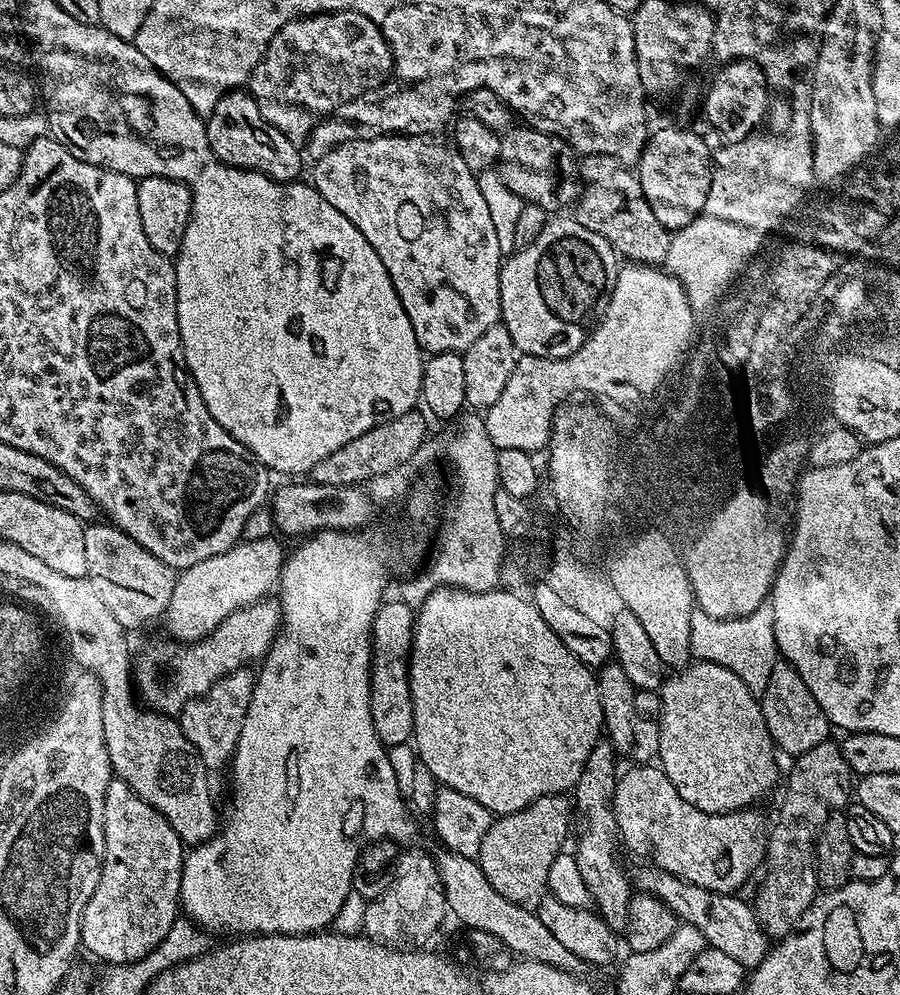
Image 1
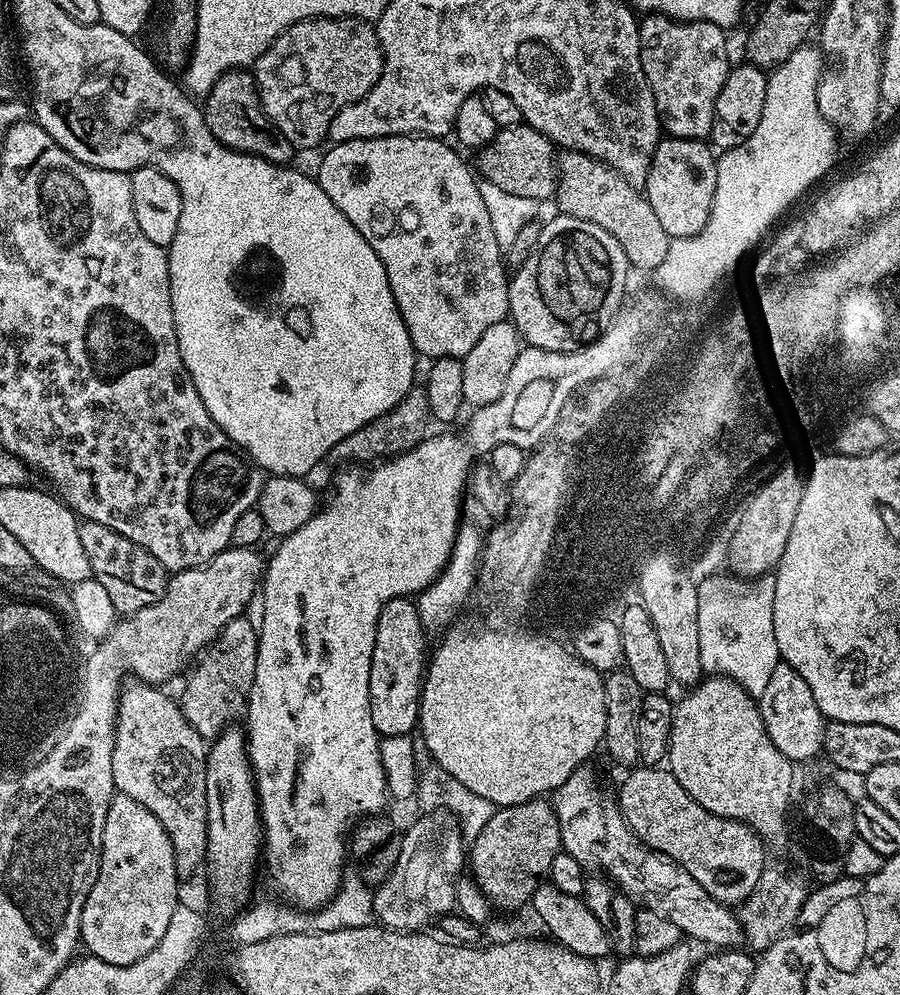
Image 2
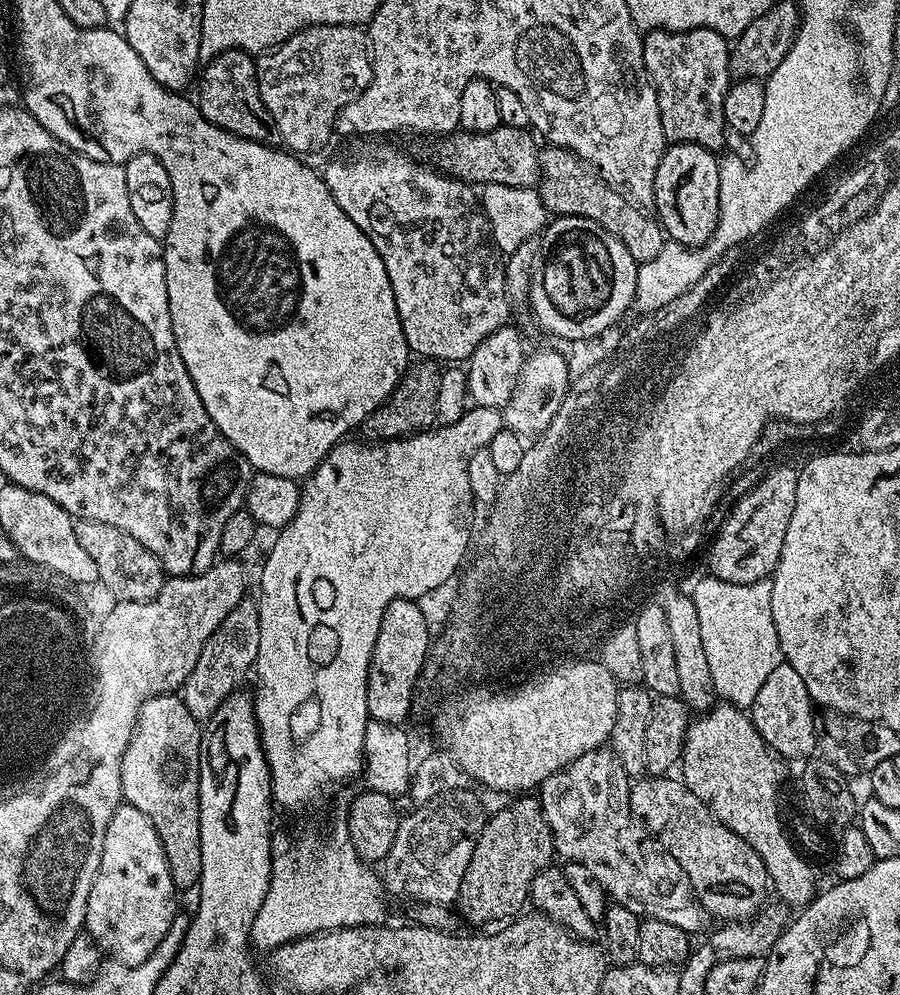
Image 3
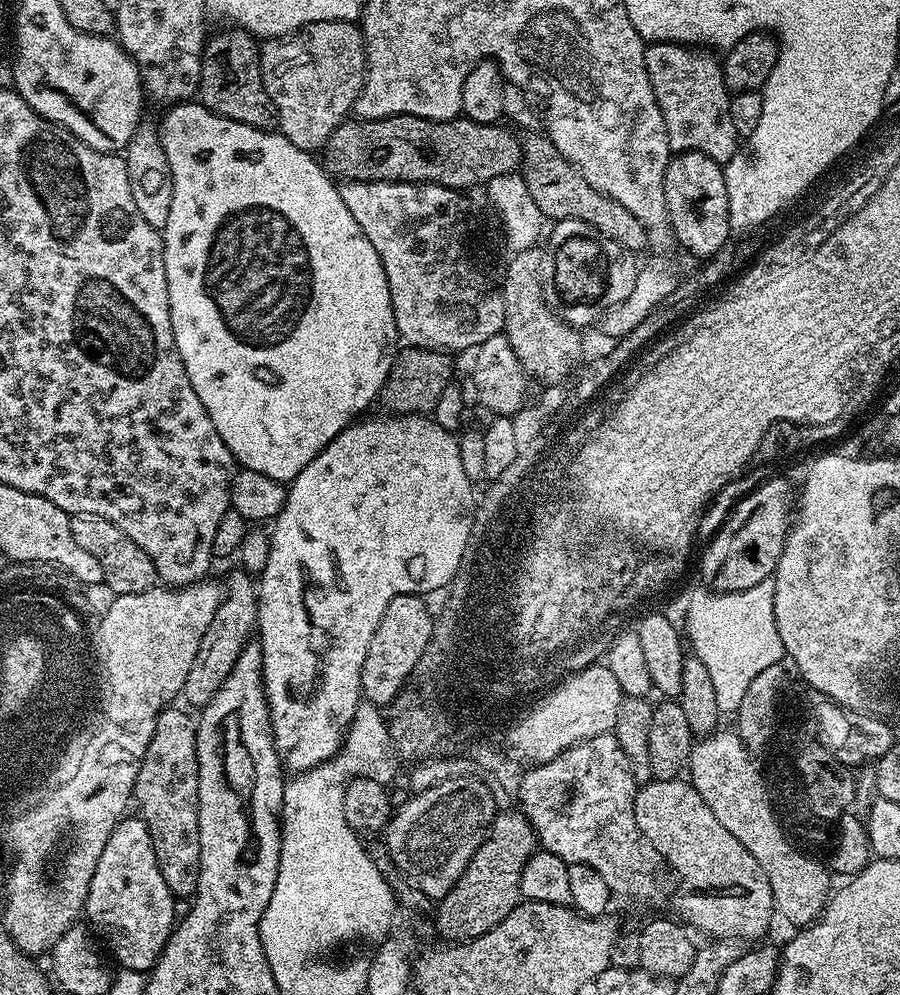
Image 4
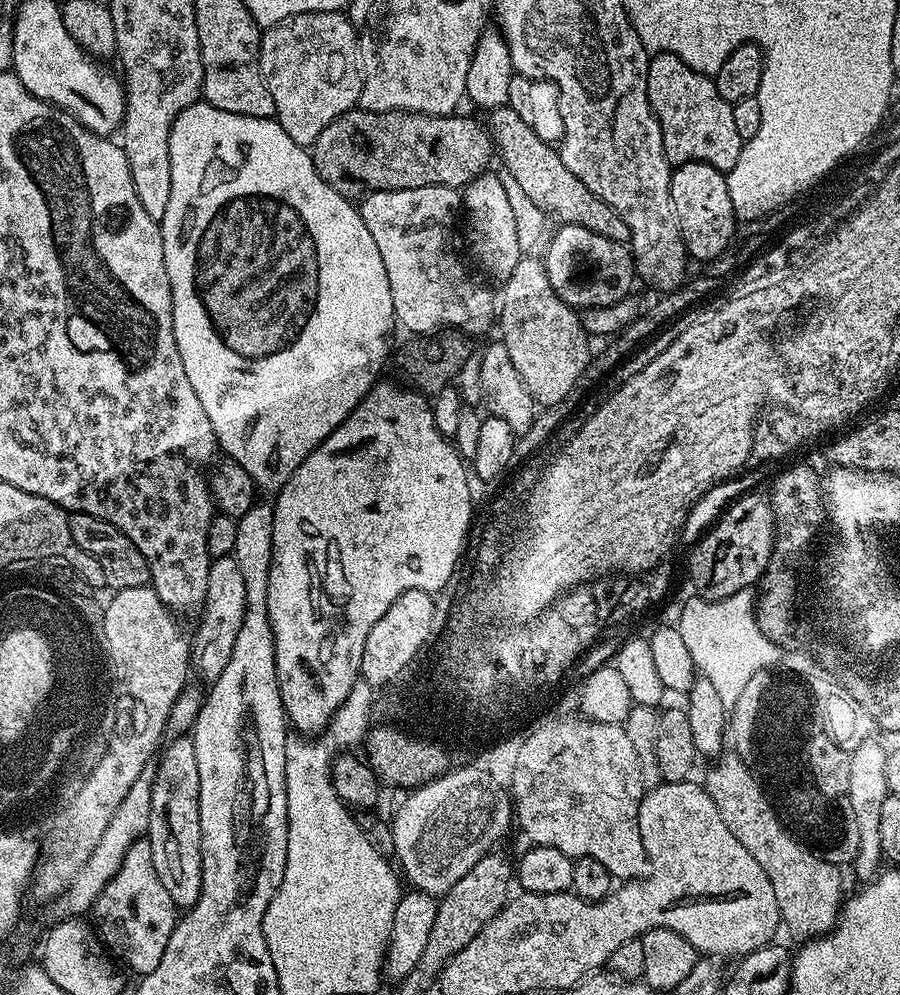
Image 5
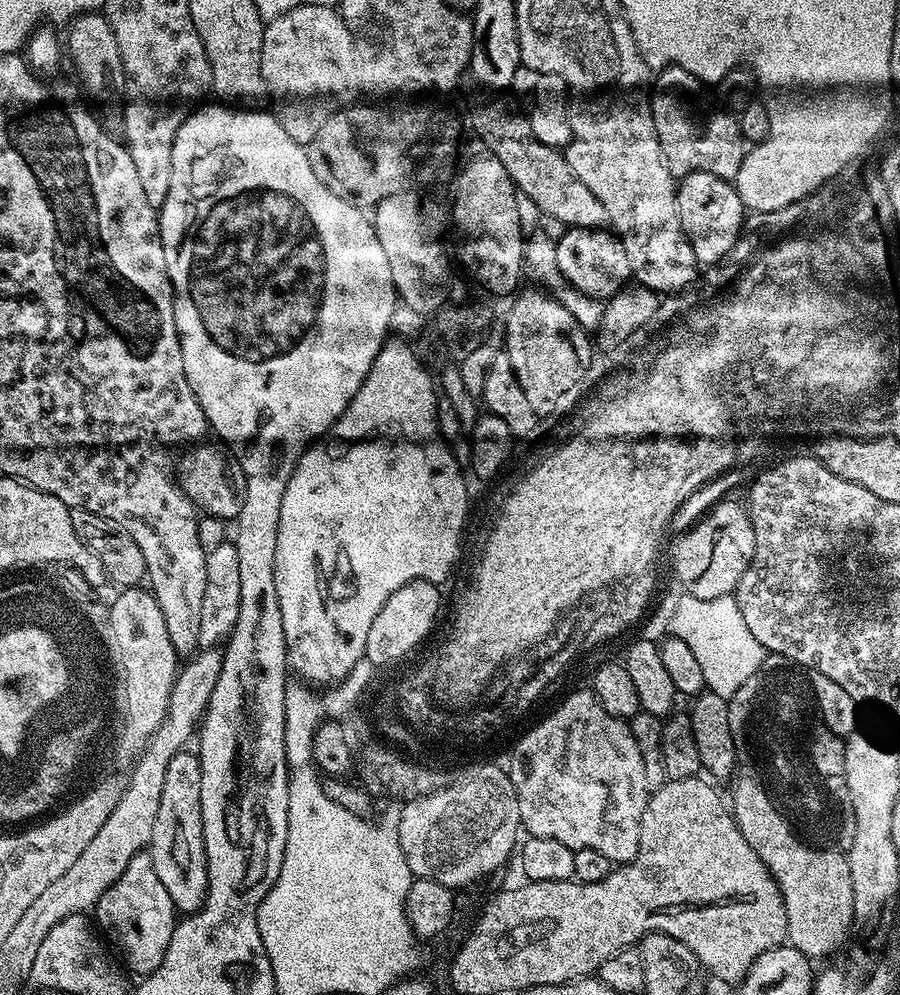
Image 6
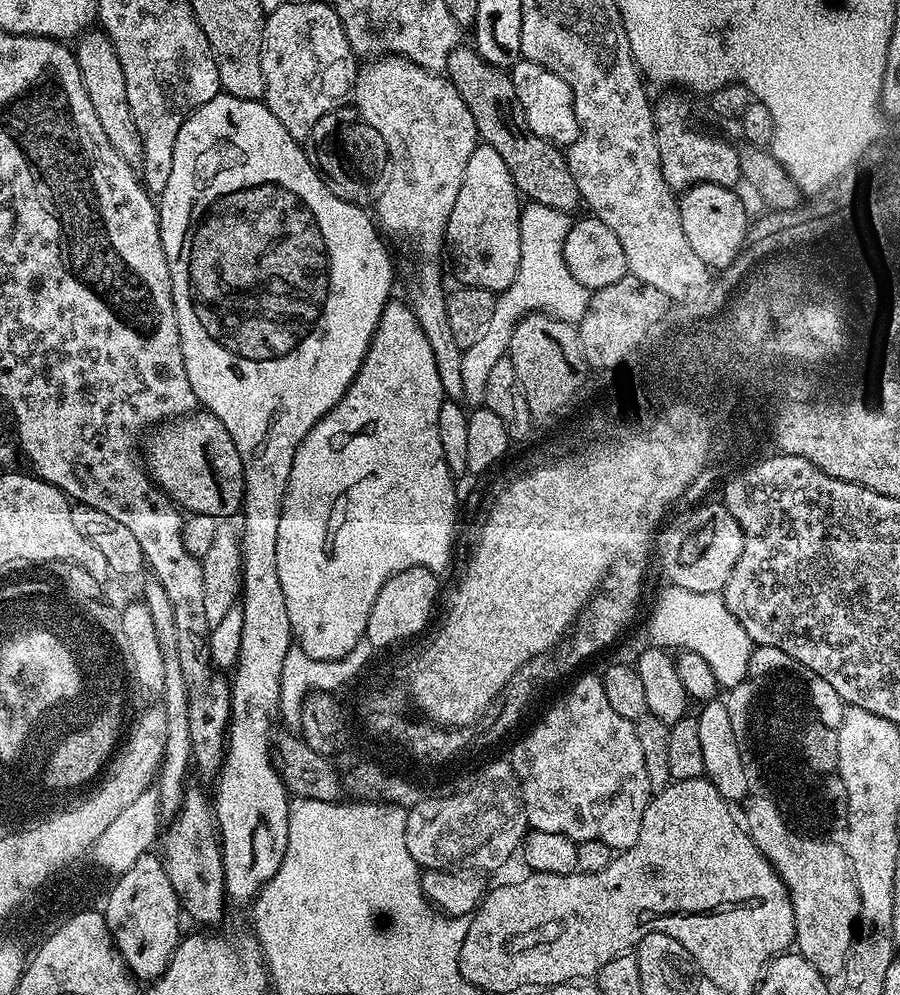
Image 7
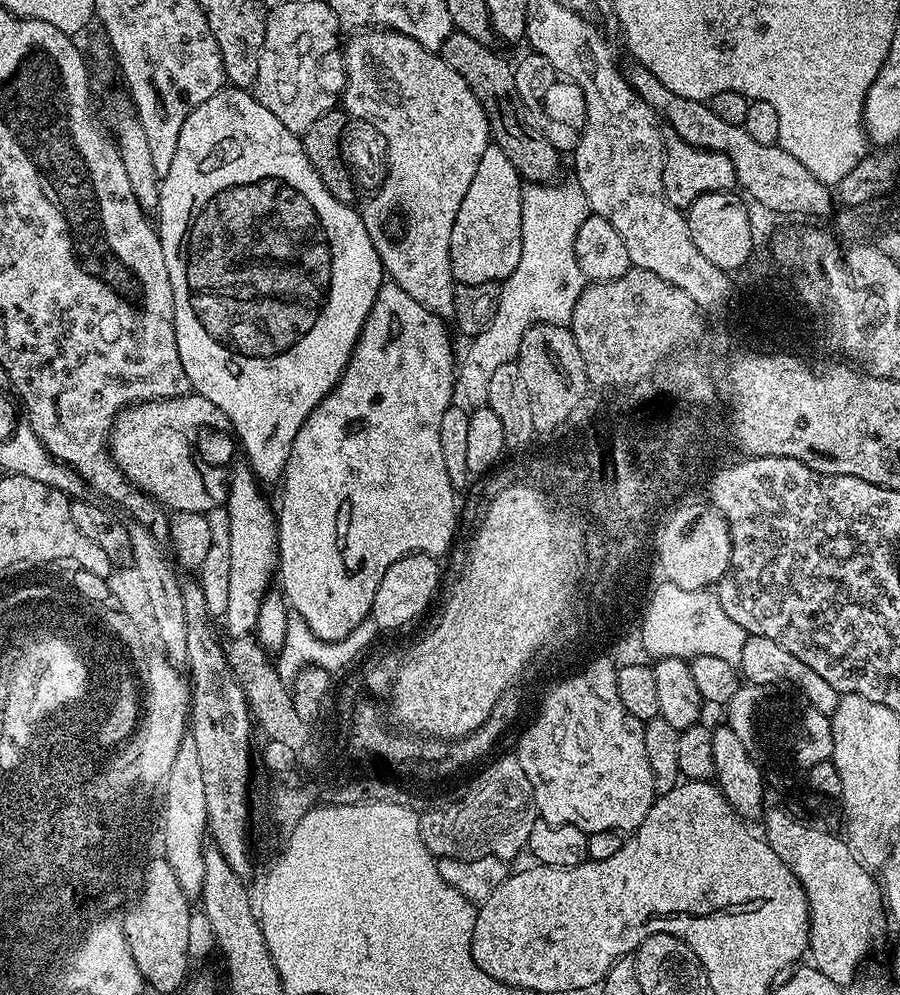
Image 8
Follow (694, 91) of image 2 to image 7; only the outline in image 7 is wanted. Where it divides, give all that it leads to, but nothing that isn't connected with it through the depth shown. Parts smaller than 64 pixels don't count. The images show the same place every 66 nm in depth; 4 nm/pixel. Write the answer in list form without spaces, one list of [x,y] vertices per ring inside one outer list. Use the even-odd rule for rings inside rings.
[[[664,96],[655,101],[652,117],[658,142],[658,158],[662,166],[662,178],[671,186],[673,193],[683,194],[695,184],[713,184],[735,189],[741,183],[740,152],[728,140],[707,136],[696,129],[692,121],[692,104],[684,96]]]

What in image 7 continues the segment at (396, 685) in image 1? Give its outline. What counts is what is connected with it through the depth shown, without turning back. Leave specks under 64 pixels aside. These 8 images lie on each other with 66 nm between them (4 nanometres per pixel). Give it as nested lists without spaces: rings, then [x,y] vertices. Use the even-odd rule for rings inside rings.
[[[411,568],[394,574],[384,583],[382,590],[378,590],[378,598],[374,598],[374,610],[370,610],[370,618],[366,622],[366,630],[364,631],[364,635],[372,643],[373,649],[391,649],[391,644],[396,644],[399,640],[402,642],[411,641],[410,632],[413,632],[415,637],[419,637],[425,631],[424,619],[433,616],[438,605],[436,595],[440,592],[440,584],[436,580],[439,580],[437,573],[430,571],[429,568]]]

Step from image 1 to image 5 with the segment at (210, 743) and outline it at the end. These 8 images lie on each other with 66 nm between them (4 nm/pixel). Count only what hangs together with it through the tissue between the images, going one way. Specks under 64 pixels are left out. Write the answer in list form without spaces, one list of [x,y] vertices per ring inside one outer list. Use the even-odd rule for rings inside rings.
[[[217,556],[208,567],[206,598],[200,614],[196,636],[194,632],[190,640],[190,664],[195,671],[196,668],[200,671],[205,682],[211,682],[226,670],[226,662],[230,662],[230,653],[234,651],[238,629],[242,627],[242,618],[246,614],[246,581],[242,578],[242,570],[238,570],[235,556]]]

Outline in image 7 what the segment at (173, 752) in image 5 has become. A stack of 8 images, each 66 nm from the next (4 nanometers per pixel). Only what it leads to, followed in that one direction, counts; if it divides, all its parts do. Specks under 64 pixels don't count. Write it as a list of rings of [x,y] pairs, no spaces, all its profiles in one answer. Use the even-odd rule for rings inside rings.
[[[185,787],[180,810],[169,824],[172,825],[169,828],[167,825],[166,835],[163,837],[164,852],[162,851],[166,874],[180,900],[181,909],[196,916],[201,925],[212,926],[208,924],[216,924],[224,916],[226,893],[218,829],[214,823],[214,812],[210,807],[209,797],[207,800],[200,788]]]

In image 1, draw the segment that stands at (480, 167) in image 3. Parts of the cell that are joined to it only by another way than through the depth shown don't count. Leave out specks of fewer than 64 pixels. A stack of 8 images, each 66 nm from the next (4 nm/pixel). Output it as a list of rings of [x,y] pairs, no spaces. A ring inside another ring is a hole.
[[[516,126],[503,133],[498,173],[518,198],[542,206],[549,214],[563,213],[560,212],[563,208],[571,209],[582,191],[580,166],[574,149],[562,138],[527,126]]]

